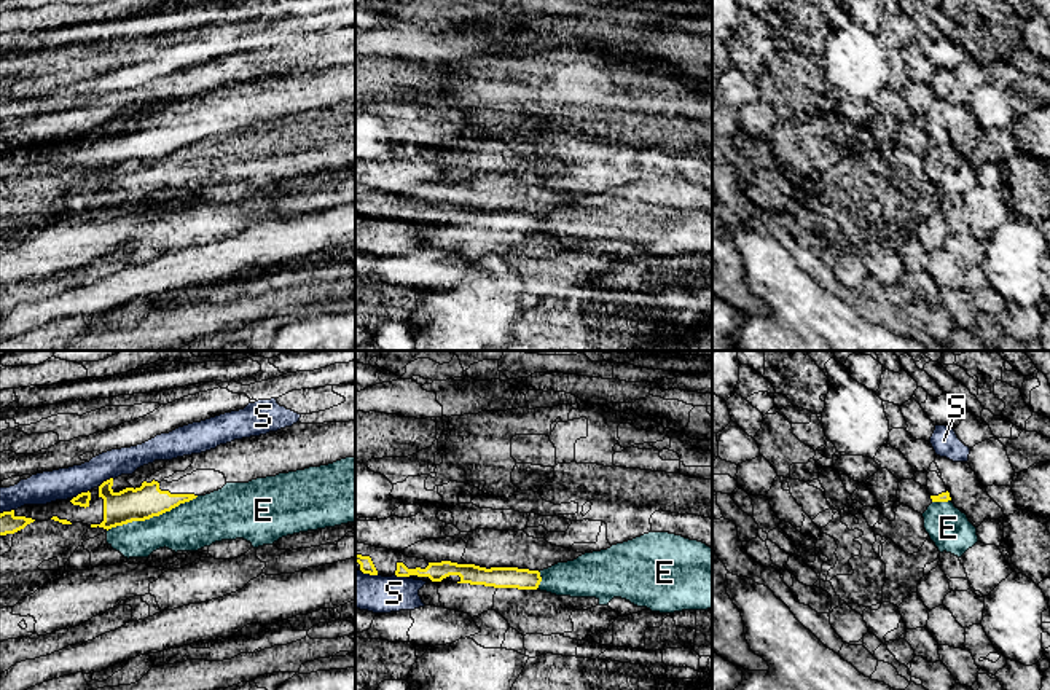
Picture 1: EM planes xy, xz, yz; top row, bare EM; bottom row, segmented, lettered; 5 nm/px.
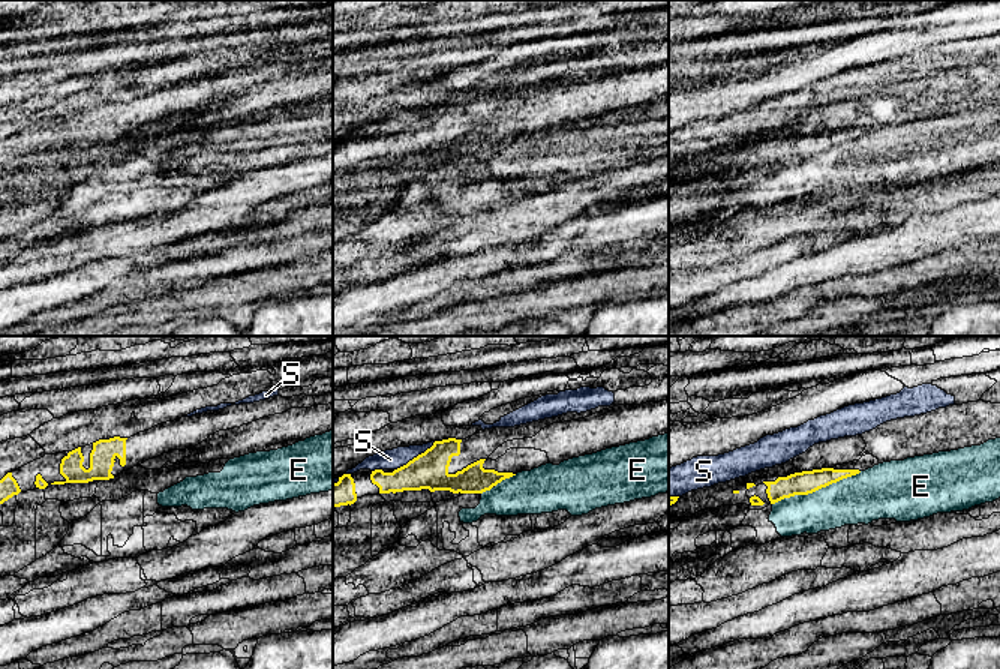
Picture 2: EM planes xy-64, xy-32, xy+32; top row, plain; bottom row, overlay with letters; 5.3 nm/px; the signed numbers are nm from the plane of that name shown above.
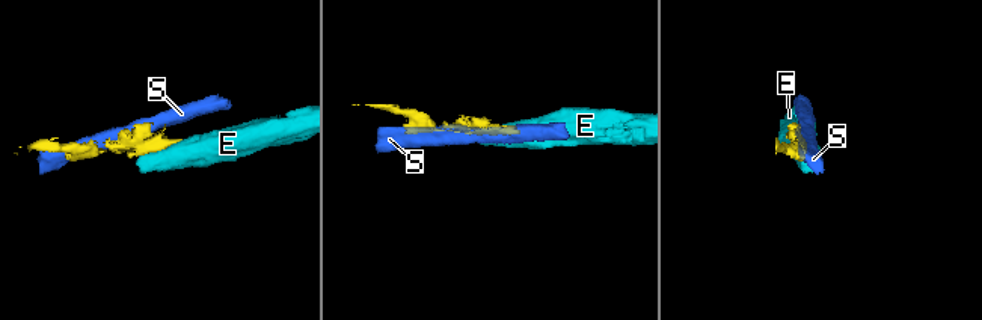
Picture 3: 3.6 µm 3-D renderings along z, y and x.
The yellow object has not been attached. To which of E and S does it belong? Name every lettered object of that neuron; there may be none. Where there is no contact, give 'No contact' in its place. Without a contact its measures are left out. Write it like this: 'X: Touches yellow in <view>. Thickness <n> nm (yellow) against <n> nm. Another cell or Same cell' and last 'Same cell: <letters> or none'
E: Touches yellow in xy. Thickness 170 nm (yellow) against 240 nm. Another cell
S: Touches yellow in xy. Thickness 70 nm (yellow) against 160 nm. Another cell
Same cell: none

